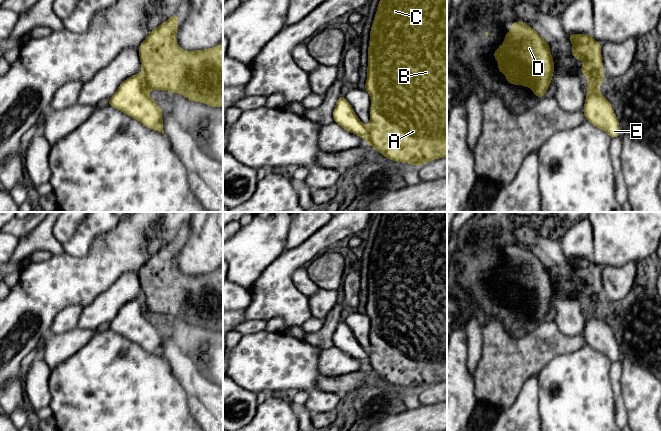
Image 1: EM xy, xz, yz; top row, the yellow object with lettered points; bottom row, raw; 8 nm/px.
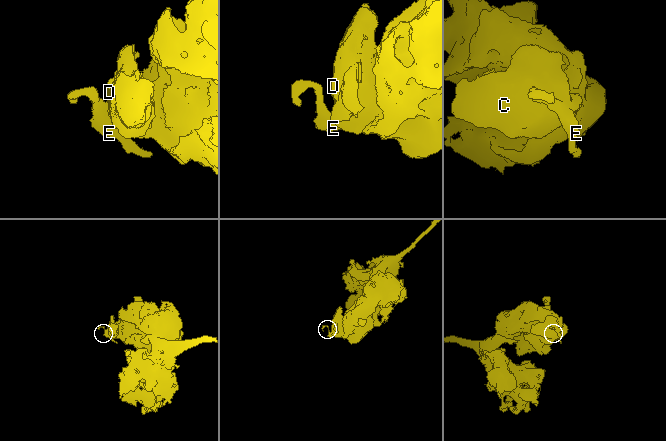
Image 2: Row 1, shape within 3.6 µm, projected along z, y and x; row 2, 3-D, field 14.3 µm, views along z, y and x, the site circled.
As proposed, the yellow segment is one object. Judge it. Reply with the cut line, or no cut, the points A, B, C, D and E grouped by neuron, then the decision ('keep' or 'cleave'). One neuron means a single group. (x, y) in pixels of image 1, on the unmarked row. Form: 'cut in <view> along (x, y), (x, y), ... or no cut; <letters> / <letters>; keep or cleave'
cut in xy along (142, 295), (144, 310), (147, 314); A B C D / E; cleave

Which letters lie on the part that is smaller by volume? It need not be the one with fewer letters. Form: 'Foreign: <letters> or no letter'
Foreign: E

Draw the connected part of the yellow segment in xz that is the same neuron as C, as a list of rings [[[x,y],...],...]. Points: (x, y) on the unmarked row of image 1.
[[[381,212],[370,255],[365,314],[371,321],[366,367],[392,385],[420,390],[447,380],[447,212]]]

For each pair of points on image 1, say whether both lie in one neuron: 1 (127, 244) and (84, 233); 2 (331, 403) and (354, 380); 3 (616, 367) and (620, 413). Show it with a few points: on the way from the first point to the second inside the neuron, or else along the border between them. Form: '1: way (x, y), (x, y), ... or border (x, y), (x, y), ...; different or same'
1: border (117, 222), (92, 243), (85, 256); different
2: border (317, 388), (332, 390), (341, 395); different
3: way (616, 378), (618, 402); same

